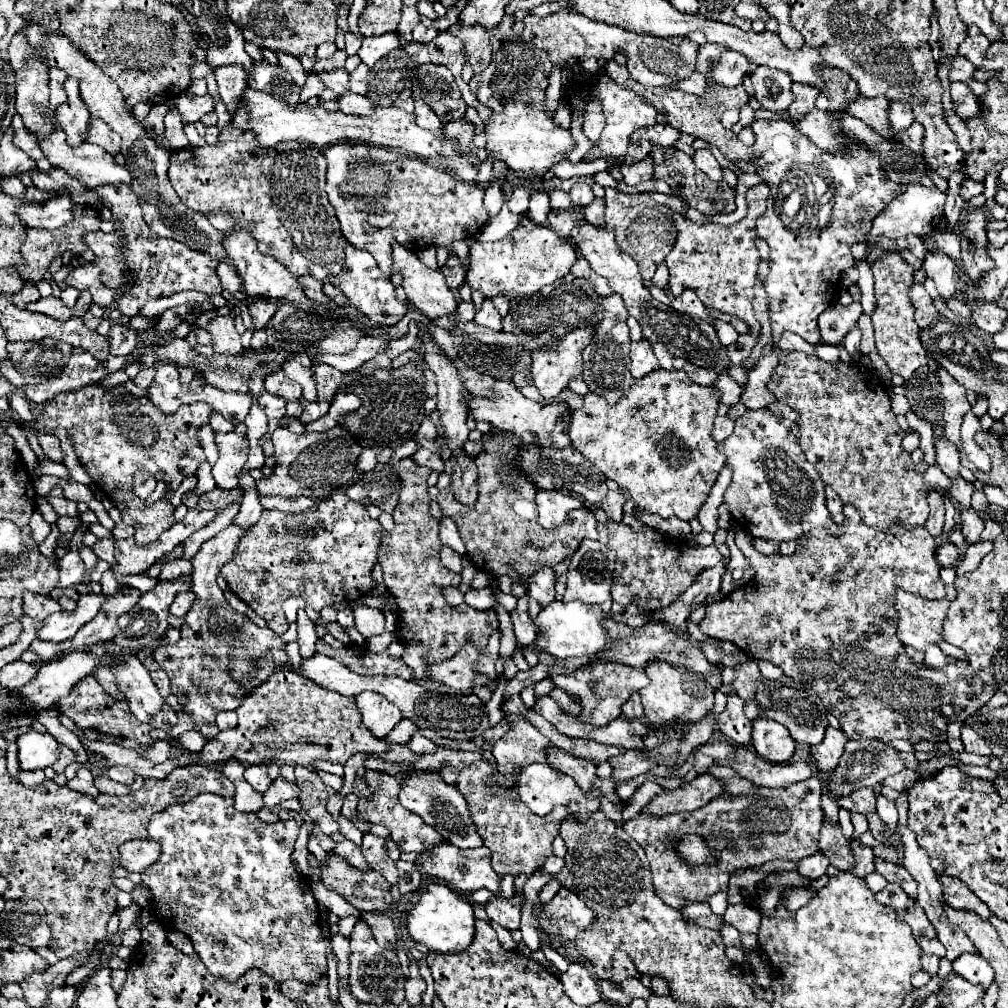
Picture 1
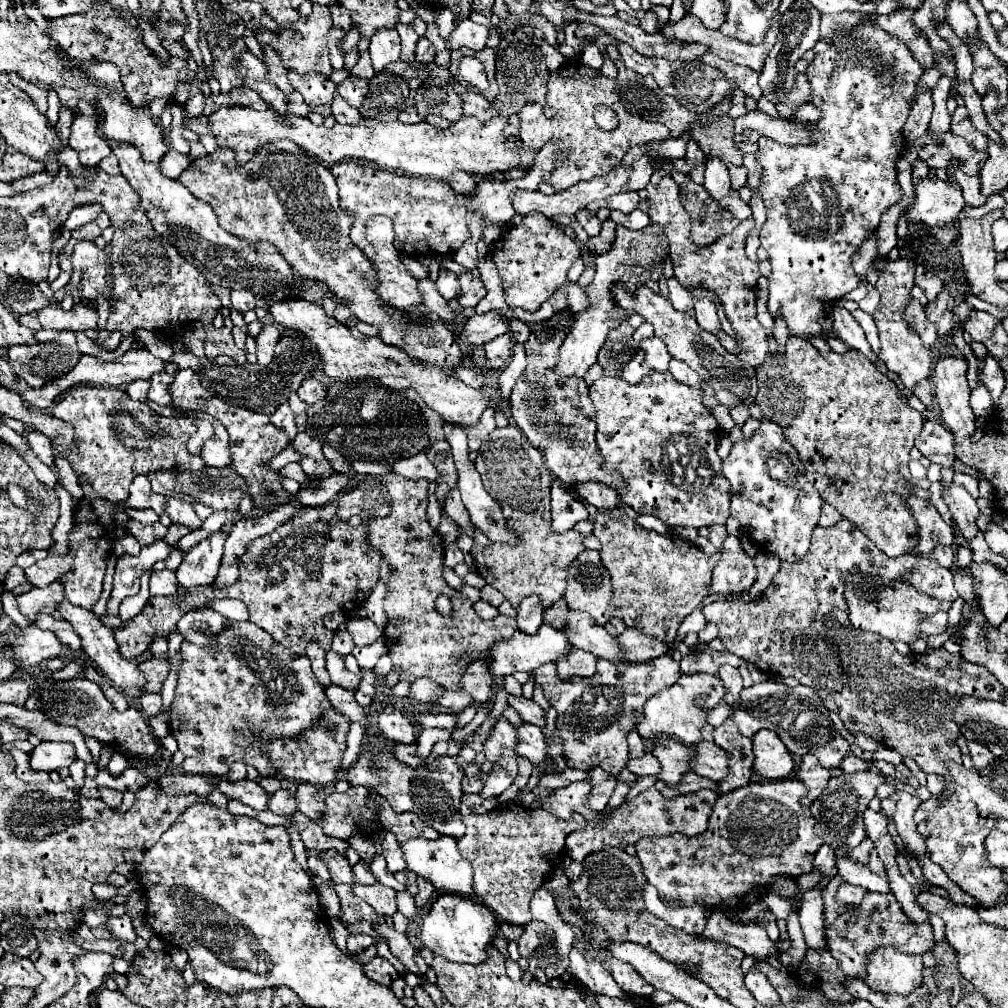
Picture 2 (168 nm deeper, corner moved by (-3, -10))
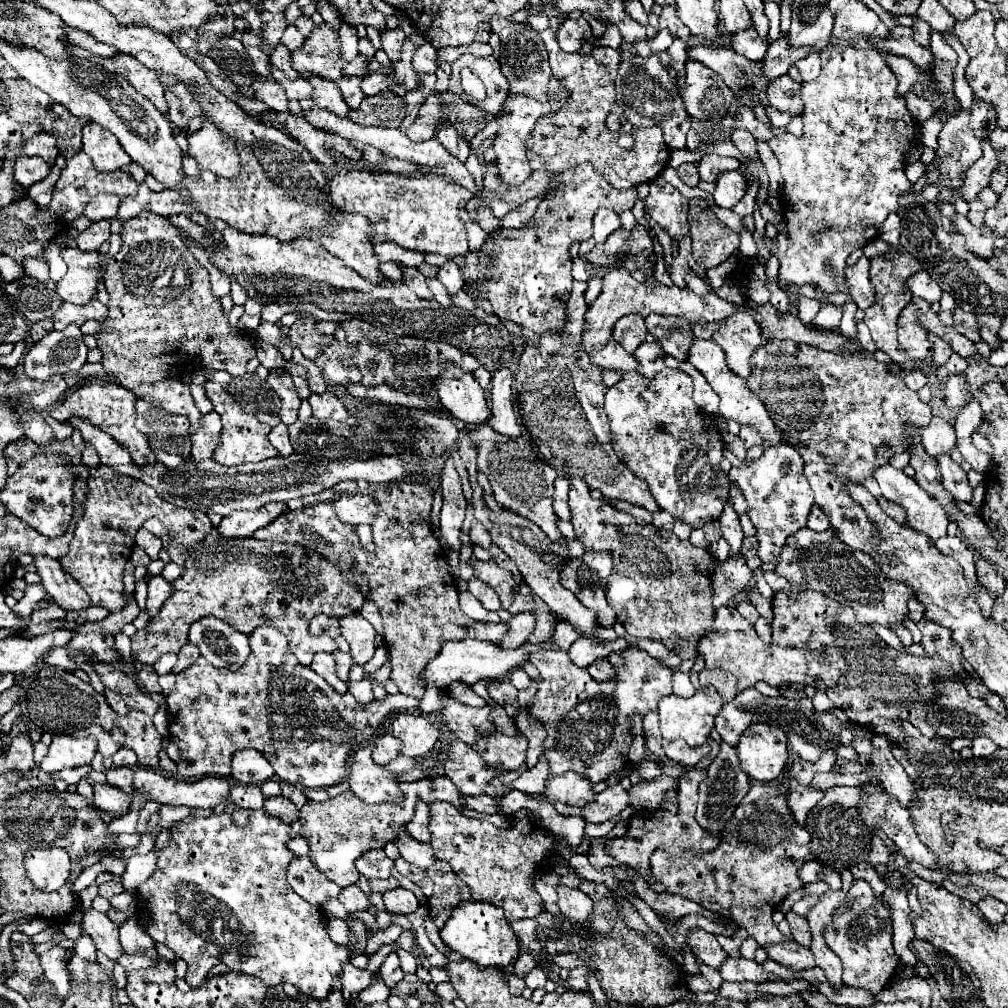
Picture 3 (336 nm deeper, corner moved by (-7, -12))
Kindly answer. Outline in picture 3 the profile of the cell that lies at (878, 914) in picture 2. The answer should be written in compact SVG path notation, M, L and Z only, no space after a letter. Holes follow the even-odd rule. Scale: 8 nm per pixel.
M854 880L846 904L834 912L834 922L824 930L824 940L830 946L830 950L842 960L844 966L842 980L848 986L858 986L872 994L878 994L880 990L886 988L886 984L900 966L900 958L894 954L892 946L888 908L874 896L866 880Z

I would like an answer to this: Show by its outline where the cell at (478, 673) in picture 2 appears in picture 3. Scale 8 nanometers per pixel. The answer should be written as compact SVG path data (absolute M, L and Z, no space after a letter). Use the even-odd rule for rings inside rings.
M452 682L452 684L448 686L448 694L450 694L450 698L454 698L454 700L458 700L458 702L462 702L462 704L468 704L468 706L482 708L482 706L486 704L484 698L480 698L480 696L472 690L472 686L466 686L464 682Z

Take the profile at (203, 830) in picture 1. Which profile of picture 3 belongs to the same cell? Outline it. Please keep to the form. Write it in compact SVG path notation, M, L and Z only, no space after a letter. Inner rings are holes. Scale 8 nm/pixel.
M236 810L234 814L224 814L224 812L222 812L222 814L212 814L212 816L208 816L208 818L192 816L192 814L190 814L188 818L176 822L176 824L172 826L170 842L168 842L168 846L160 852L156 870L152 872L152 876L150 876L146 882L142 882L142 884L138 886L138 912L136 912L136 918L138 918L138 924L152 936L152 940L162 942L162 944L168 946L178 958L182 958L182 960L188 964L186 982L188 982L192 988L198 988L198 986L204 982L204 976L208 976L208 972L214 970L216 966L226 966L226 968L230 968L232 972L256 976L256 978L260 978L266 986L292 984L292 986L300 988L302 994L306 994L308 998L324 1000L324 998L330 994L334 980L336 980L336 978L342 978L342 964L350 960L350 952L342 950L342 946L338 946L336 942L330 940L330 936L328 936L328 932L326 932L326 916L324 916L322 908L316 906L316 904L306 902L304 898L300 898L300 896L288 886L286 872L288 872L290 862L294 860L292 850L286 846L288 840L292 840L292 836L290 836L290 824L284 824L282 820L266 814L264 810Z

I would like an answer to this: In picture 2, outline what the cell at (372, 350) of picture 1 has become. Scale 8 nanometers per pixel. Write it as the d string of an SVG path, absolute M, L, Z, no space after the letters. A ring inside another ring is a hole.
M458 368L454 372L454 376L472 388L482 388L482 384L484 384L484 376L480 374L480 370L474 370L474 368Z

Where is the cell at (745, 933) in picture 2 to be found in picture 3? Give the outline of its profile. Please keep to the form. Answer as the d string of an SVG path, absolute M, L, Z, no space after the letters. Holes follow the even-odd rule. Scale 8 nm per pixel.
M784 940L784 942L780 942L780 944L764 946L764 950L766 950L768 958L772 958L772 960L776 960L776 962L790 964L790 966L794 966L794 968L798 968L798 970L816 966L810 948L804 948L804 946L800 946L798 942L794 942L794 940Z

